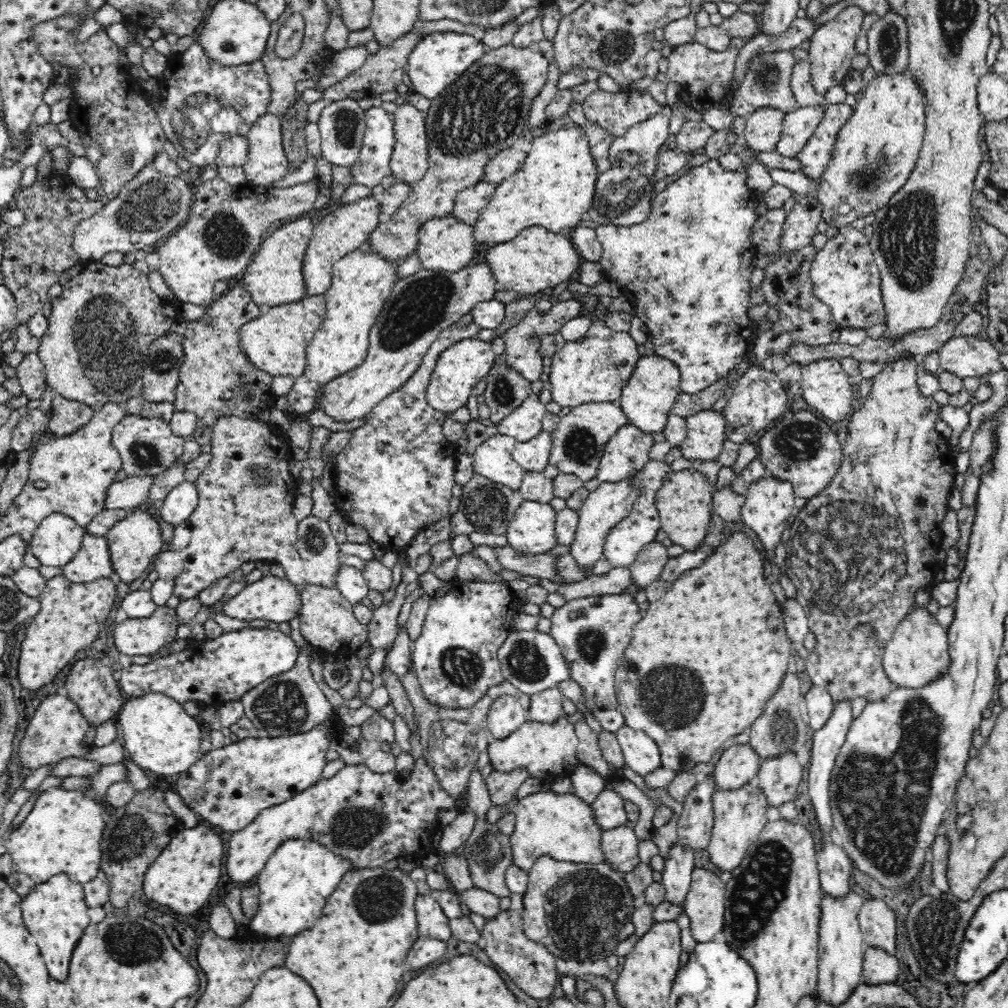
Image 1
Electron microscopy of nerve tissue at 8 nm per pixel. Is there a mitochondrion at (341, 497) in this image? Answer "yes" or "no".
no

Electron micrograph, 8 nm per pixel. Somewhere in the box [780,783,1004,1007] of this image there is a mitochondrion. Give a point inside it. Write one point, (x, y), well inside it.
(935, 927)

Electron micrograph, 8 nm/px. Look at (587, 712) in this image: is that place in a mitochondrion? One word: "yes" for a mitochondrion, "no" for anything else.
no

